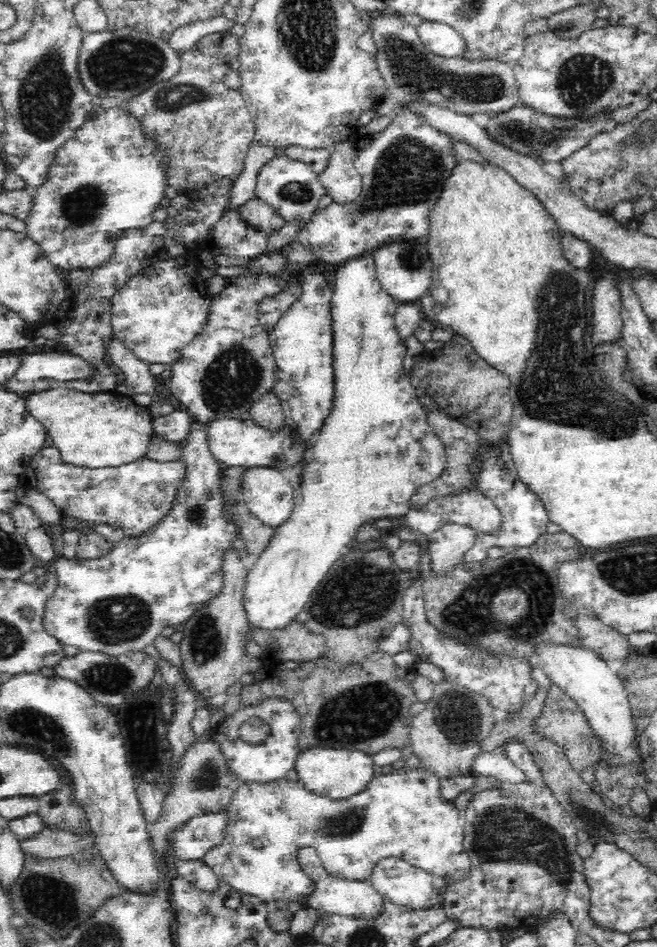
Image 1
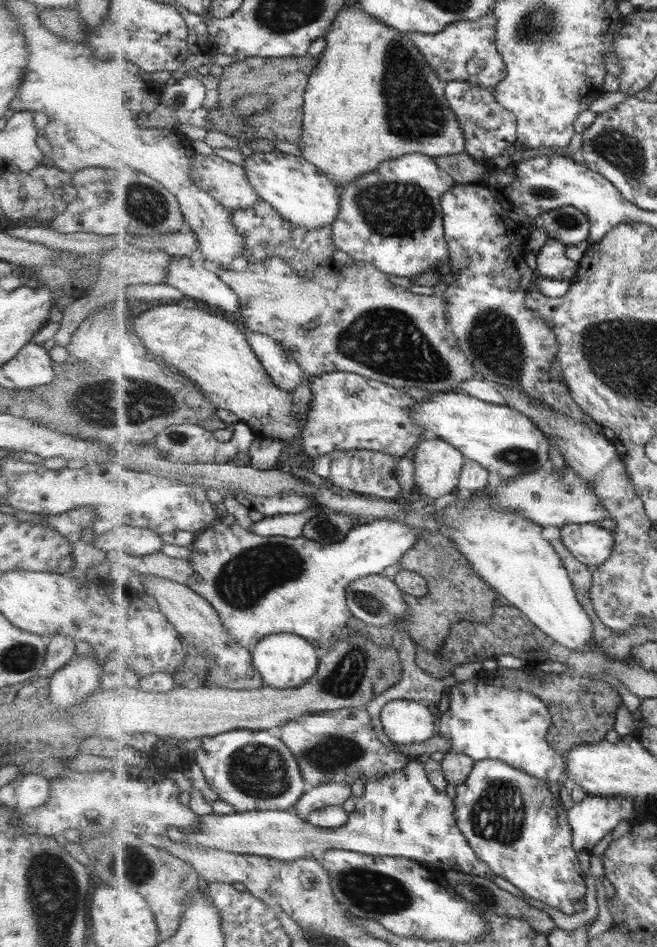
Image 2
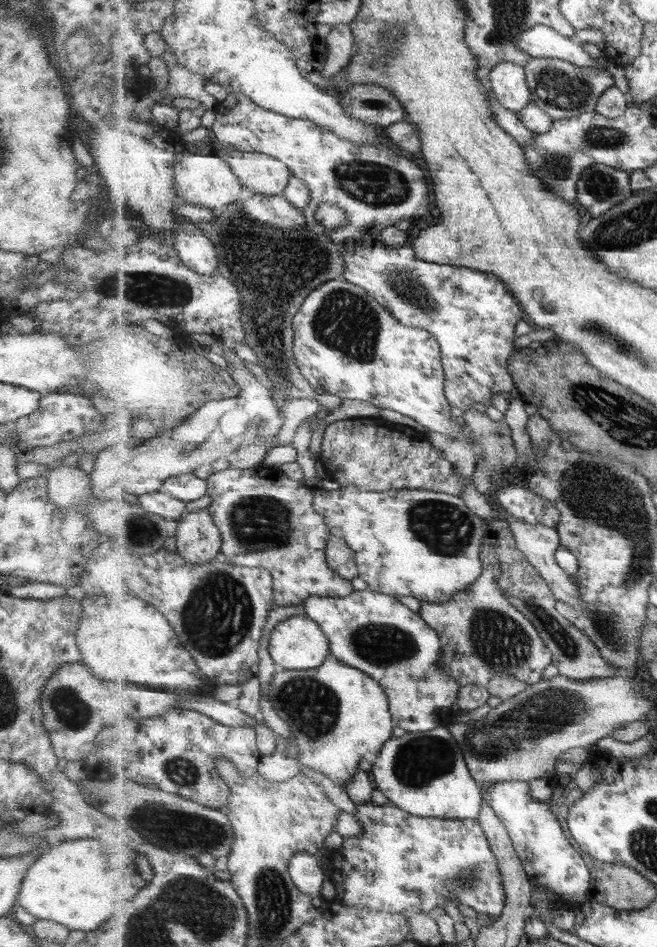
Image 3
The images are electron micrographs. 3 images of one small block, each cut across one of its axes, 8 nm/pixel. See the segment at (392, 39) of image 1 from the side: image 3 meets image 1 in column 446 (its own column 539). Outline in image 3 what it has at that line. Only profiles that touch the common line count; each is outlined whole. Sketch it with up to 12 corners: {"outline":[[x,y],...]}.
{"outline":[[529,58],[532,102],[554,120],[596,110],[605,68]]}

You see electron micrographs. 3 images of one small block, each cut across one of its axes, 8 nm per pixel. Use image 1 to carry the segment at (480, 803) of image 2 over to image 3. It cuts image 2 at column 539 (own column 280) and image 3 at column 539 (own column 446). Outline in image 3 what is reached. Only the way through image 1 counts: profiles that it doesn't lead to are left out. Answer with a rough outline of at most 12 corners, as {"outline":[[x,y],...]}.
{"outline":[[529,782],[484,791],[531,879],[586,904],[587,857]]}

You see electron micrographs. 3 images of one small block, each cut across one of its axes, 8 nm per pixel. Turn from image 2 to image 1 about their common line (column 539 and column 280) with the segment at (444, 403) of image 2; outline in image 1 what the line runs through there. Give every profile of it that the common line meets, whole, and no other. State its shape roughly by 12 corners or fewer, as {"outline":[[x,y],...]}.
{"outline":[[221,418],[205,431],[216,461],[278,469],[294,489],[314,441],[284,422]]}

